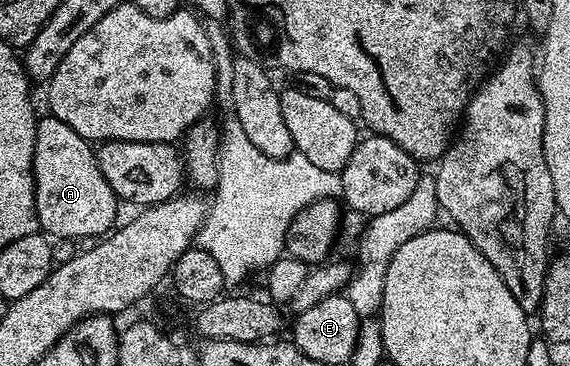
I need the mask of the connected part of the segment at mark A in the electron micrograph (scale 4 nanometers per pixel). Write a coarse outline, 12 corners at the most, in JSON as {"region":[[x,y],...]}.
{"region":[[37,120],[33,187],[40,229],[97,240],[119,199],[94,147]]}

